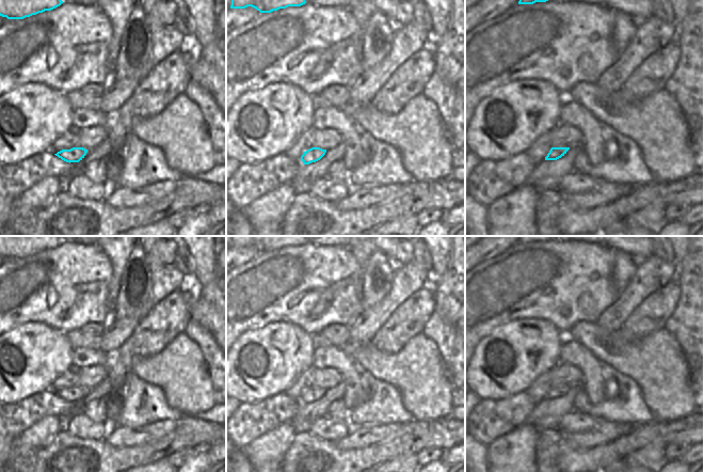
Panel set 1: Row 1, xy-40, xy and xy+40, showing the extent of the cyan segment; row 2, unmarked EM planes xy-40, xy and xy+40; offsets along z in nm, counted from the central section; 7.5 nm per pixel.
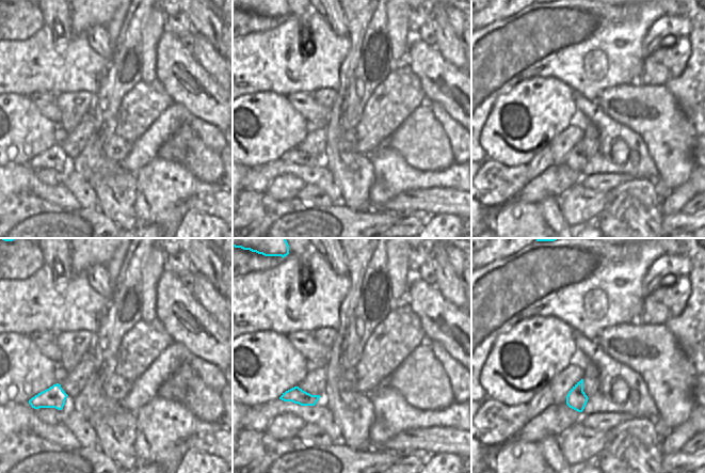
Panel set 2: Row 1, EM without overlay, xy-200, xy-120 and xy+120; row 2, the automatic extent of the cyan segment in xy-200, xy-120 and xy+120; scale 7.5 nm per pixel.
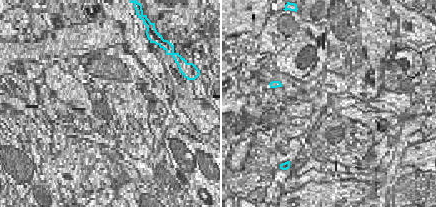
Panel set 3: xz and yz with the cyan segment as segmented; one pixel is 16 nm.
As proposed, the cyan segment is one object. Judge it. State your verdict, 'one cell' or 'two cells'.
one cell

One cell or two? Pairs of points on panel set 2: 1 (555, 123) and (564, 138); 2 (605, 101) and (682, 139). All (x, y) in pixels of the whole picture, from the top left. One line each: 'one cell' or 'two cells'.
1: two cells
2: one cell

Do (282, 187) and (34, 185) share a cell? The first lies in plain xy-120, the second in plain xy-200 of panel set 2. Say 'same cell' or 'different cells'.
different cells

